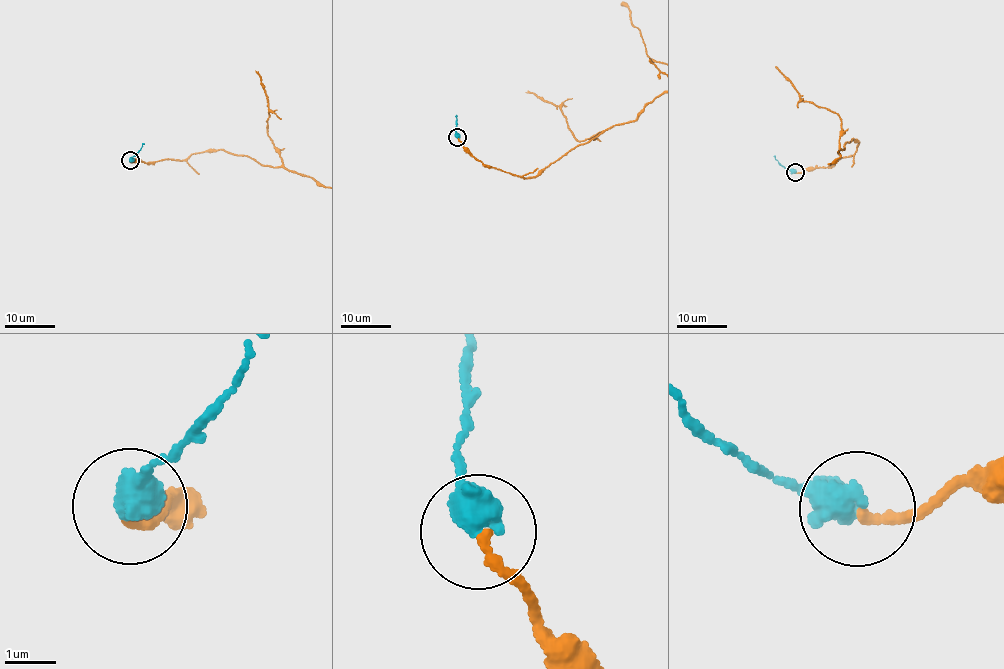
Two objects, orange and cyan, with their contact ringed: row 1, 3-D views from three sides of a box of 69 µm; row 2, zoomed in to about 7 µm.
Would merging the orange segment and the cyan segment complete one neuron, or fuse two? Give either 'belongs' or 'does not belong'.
belongs

